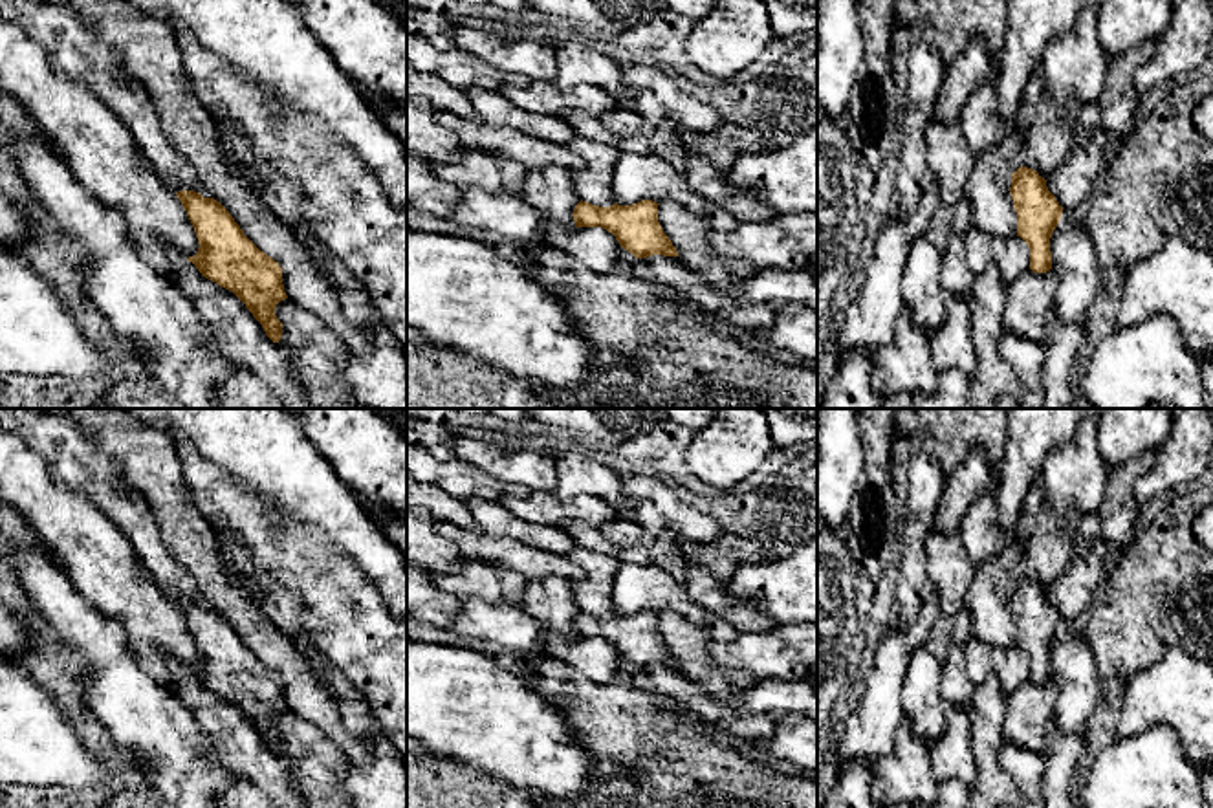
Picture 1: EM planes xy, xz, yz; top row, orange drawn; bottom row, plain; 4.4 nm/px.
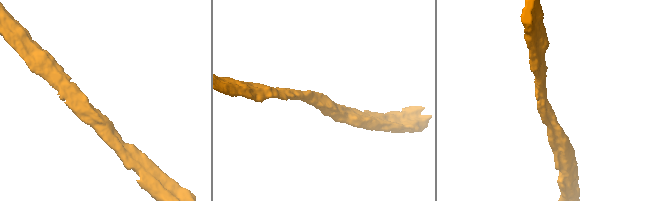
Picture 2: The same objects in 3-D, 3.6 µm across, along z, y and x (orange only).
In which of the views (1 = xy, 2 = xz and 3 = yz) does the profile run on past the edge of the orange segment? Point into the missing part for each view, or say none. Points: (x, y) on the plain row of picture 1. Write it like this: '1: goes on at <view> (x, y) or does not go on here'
1: does not go on here
2: does not go on here
3: does not go on here

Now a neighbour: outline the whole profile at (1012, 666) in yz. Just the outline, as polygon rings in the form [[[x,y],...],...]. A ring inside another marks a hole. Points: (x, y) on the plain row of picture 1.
[[[971,638],[962,649],[967,676],[975,687],[989,674],[995,674],[1002,691],[1008,694],[1030,680],[1030,658],[1021,647],[991,649],[989,645]]]

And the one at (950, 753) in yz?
[[[945,705],[945,731],[929,742],[929,760],[938,784],[942,781],[958,781],[971,786],[975,779],[975,762],[969,751],[967,735],[969,715],[956,705]]]

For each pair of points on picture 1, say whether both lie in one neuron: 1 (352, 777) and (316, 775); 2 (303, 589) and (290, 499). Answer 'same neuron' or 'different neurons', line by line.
1: different neurons
2: different neurons

